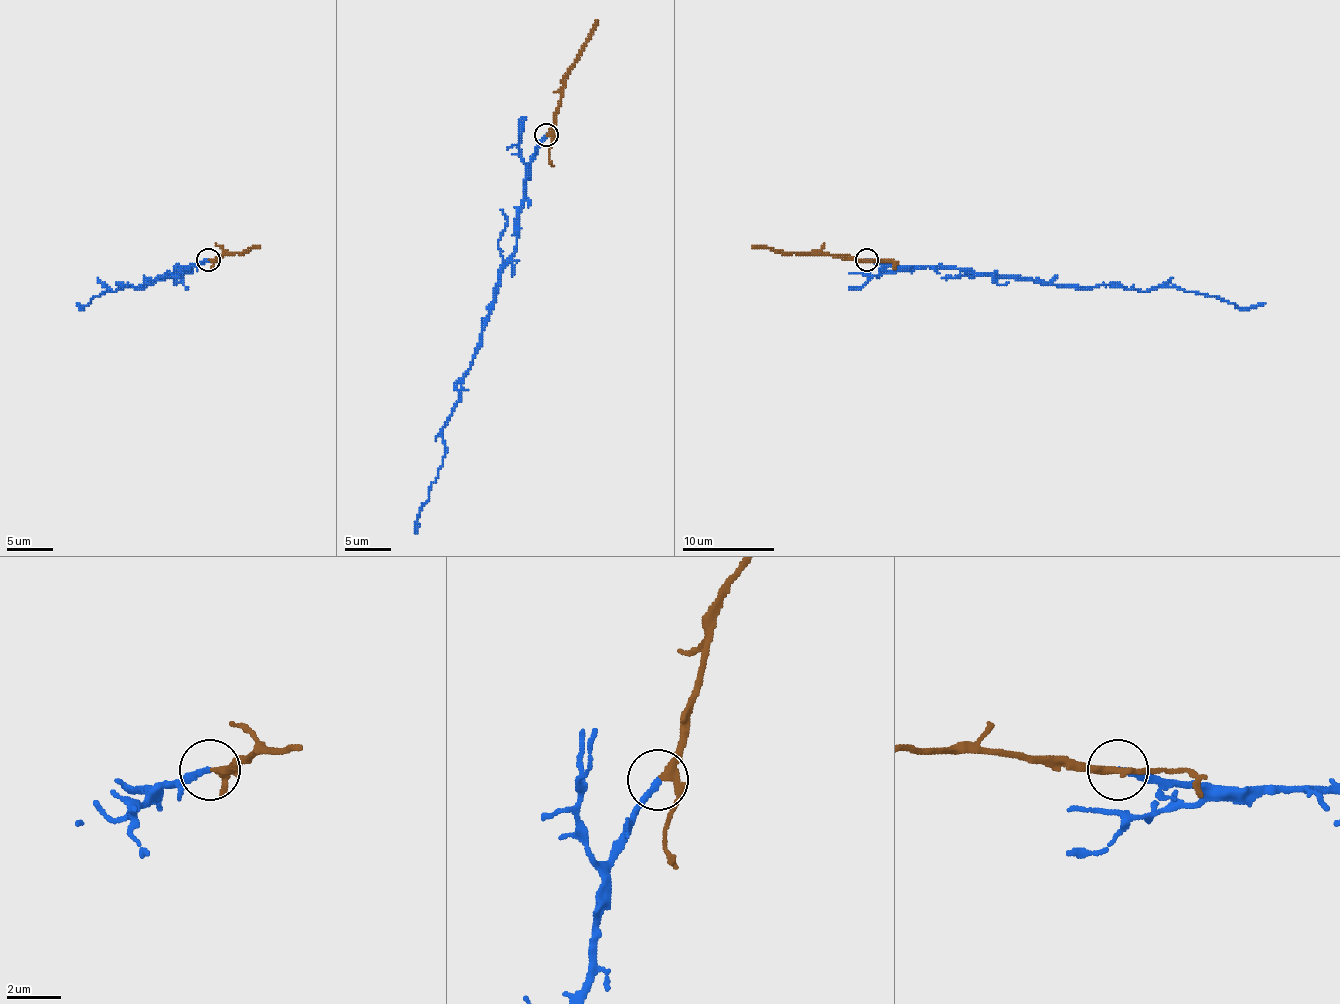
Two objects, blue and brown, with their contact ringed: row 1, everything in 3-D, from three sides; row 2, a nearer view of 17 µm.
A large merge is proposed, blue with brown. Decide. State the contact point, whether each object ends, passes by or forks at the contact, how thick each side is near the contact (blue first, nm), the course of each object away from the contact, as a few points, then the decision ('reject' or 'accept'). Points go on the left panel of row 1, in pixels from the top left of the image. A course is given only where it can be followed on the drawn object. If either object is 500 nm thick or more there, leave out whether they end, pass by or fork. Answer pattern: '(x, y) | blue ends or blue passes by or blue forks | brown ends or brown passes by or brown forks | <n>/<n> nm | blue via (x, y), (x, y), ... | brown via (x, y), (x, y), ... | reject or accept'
(208, 260) | blue ends | brown passes by | 220/220 nm | blue via (209, 259), (144, 287), (125, 285), (116, 292), (105, 287), (107, 292), (91, 303), (81, 308), (77, 303) | brown via (209, 259), (259, 248) | accept

